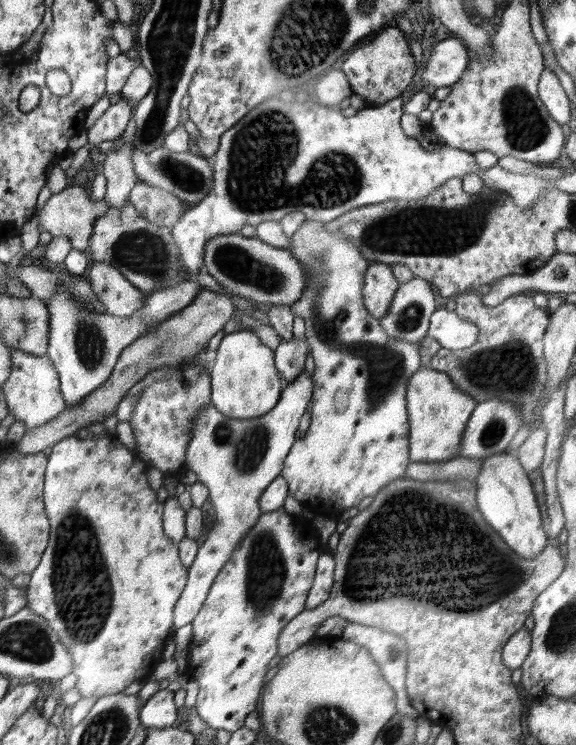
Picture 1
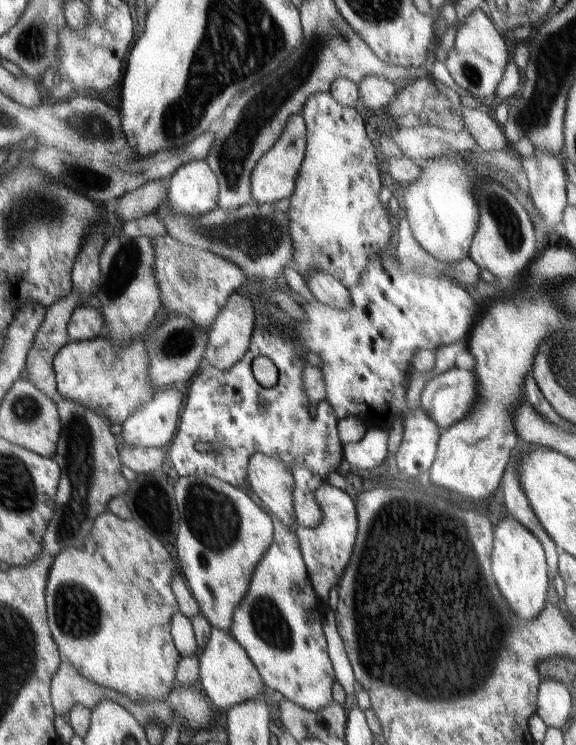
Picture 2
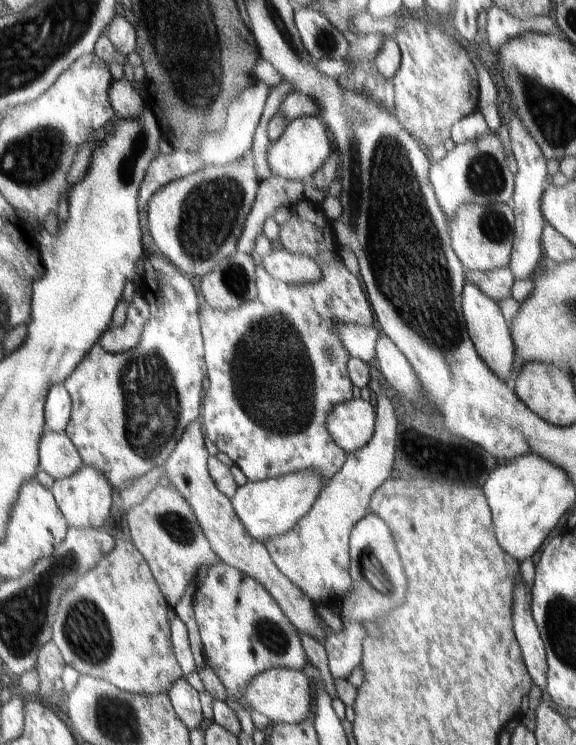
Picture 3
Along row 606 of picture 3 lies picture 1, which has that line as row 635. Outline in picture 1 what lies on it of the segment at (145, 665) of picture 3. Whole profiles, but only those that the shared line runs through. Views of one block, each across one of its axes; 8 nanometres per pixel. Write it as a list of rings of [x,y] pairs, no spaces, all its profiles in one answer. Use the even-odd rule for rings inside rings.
[[[106,430],[94,435],[91,441],[81,440],[77,434],[59,440],[52,447],[52,453],[47,460],[43,497],[45,511],[52,526],[49,532],[50,542],[38,566],[32,571],[30,584],[26,588],[26,606],[37,616],[46,620],[48,626],[57,633],[60,643],[68,649],[68,652],[71,652],[74,661],[73,674],[77,677],[75,688],[79,690],[81,698],[93,696],[98,699],[118,694],[136,681],[142,682],[149,679],[153,670],[164,659],[162,651],[168,643],[170,629],[173,626],[174,606],[178,603],[183,588],[187,584],[187,567],[181,563],[178,544],[172,542],[163,531],[163,503],[158,501],[157,492],[148,484],[147,470],[148,466],[139,459],[136,452],[127,449],[115,434]]]

